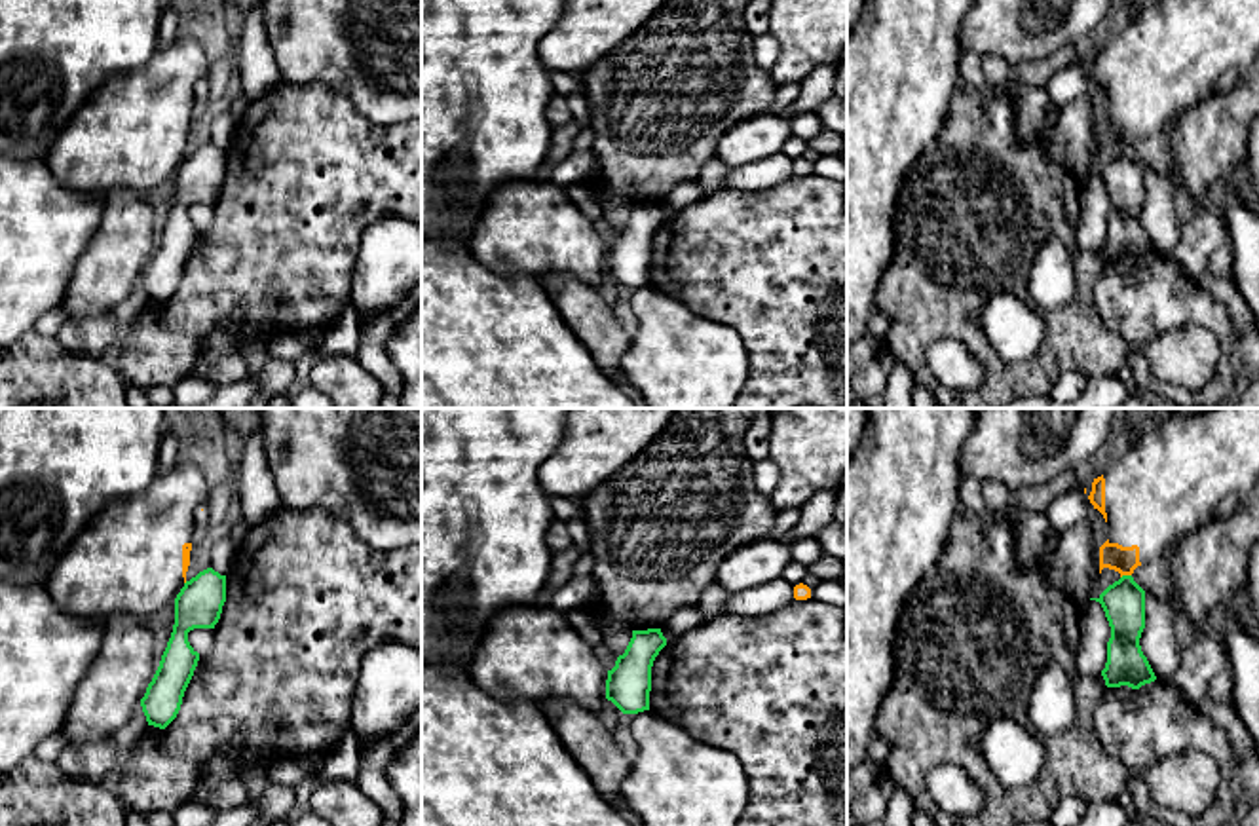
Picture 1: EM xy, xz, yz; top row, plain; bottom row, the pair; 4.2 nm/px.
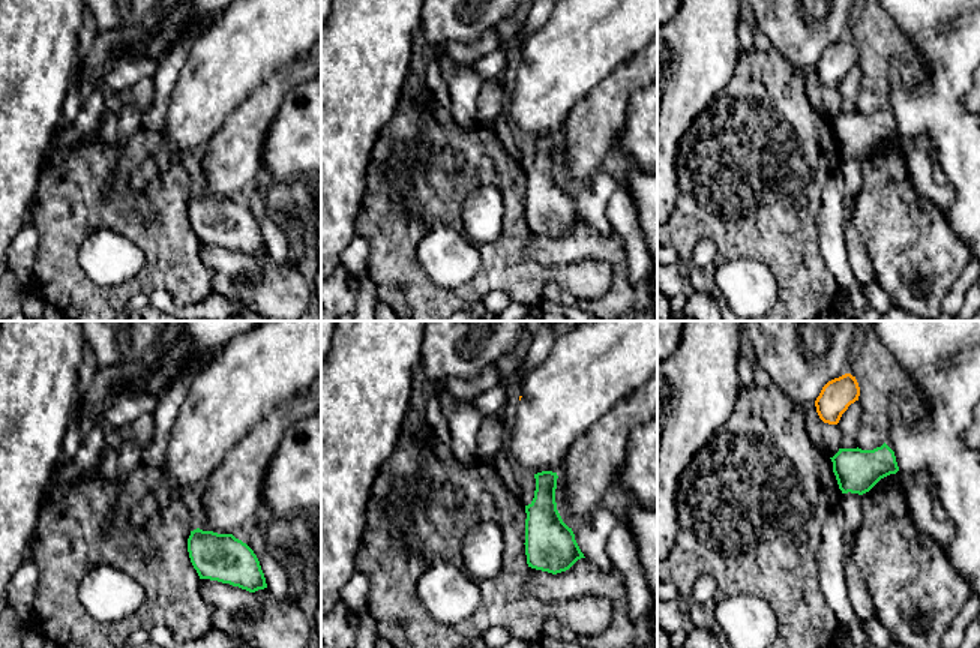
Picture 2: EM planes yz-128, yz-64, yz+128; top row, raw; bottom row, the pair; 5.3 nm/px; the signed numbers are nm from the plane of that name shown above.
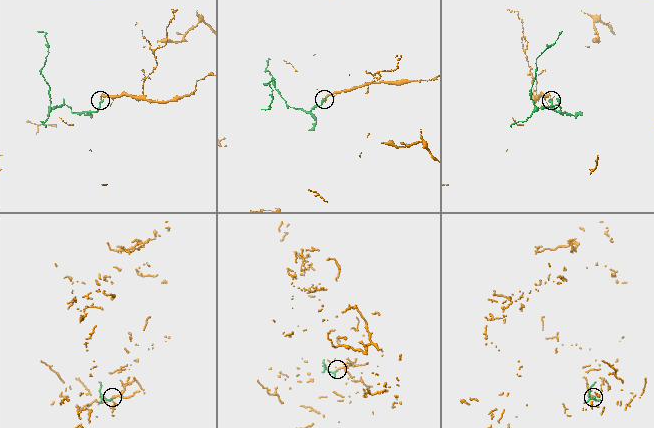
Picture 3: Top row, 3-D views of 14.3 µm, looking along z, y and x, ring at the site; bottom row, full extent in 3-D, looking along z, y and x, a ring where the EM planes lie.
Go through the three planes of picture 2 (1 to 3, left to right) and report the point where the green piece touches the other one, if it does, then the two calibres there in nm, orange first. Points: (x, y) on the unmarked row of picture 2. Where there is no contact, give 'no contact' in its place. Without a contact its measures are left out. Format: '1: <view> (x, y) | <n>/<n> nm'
1: no contact
2: no contact
3: no contact

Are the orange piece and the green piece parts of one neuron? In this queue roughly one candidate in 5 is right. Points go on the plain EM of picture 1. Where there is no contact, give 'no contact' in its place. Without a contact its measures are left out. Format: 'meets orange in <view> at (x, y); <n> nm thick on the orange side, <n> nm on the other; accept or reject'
meets orange in yz at (1125, 149); 110 nm thick on the orange side, 180 nm on the other; reject

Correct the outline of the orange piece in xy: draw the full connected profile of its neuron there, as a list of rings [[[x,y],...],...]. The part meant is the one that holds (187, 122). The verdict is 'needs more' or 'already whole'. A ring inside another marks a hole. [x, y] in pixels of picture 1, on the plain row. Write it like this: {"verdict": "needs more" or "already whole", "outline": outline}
{"verdict": "needs more", "outline": [[[180,34],[169,47],[156,49],[148,63],[114,76],[74,114],[51,146],[46,163],[66,190],[106,196],[127,188],[158,196],[186,158],[192,116],[211,63],[194,36]]]}

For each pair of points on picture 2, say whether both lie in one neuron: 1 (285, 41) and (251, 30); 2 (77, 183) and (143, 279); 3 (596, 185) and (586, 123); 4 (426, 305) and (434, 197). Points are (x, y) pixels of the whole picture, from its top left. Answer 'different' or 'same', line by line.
1: same
2: same
3: different
4: same

